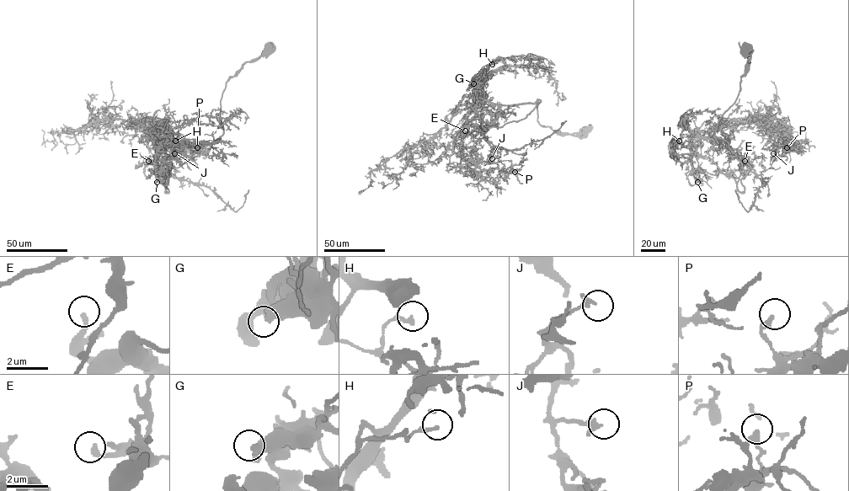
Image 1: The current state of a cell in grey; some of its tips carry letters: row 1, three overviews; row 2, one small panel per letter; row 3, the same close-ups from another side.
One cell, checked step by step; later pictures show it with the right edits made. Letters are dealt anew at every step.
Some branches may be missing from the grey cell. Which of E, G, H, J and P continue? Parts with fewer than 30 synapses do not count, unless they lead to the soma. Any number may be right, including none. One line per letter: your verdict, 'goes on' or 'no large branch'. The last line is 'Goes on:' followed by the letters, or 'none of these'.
E: no large branch
G: no large branch
H: no large branch
J: no large branch
P: no large branch
Goes on: none of these

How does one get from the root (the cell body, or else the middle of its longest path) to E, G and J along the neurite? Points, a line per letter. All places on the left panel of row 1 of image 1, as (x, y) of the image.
E: (269, 50), (245, 62), (226, 82), (221, 100), (223, 133), (217, 141), (177, 146), (162, 167), (148, 161)
G: (269, 50), (245, 62), (226, 82), (221, 100), (223, 133), (217, 141), (162, 141), (166, 153), (157, 182)
J: (269, 50), (226, 82), (221, 100), (223, 133), (217, 141), (173, 143), (146, 117), (146, 133), (174, 153)

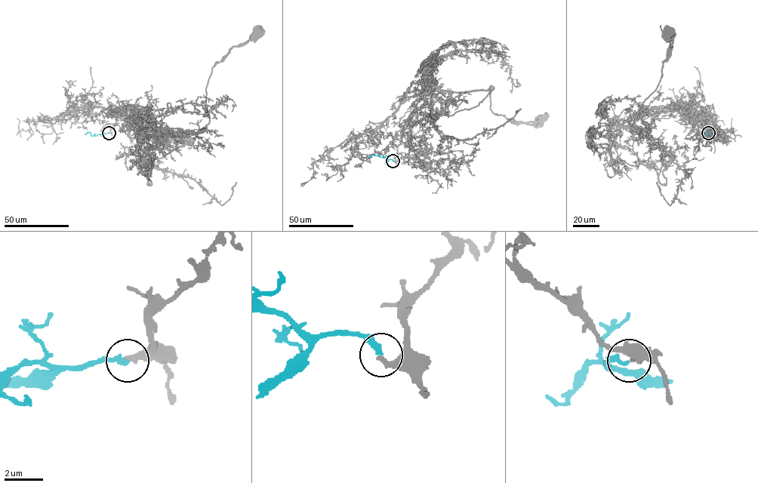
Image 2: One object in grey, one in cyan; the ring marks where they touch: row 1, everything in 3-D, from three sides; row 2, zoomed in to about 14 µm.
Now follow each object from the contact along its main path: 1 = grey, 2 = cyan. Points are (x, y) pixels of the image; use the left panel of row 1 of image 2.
1: (109, 133), (116, 113), (130, 108), (157, 132), (201, 132), (209, 121), (211, 69), (257, 33)
2: (109, 133), (90, 136), (90, 132), (84, 134)

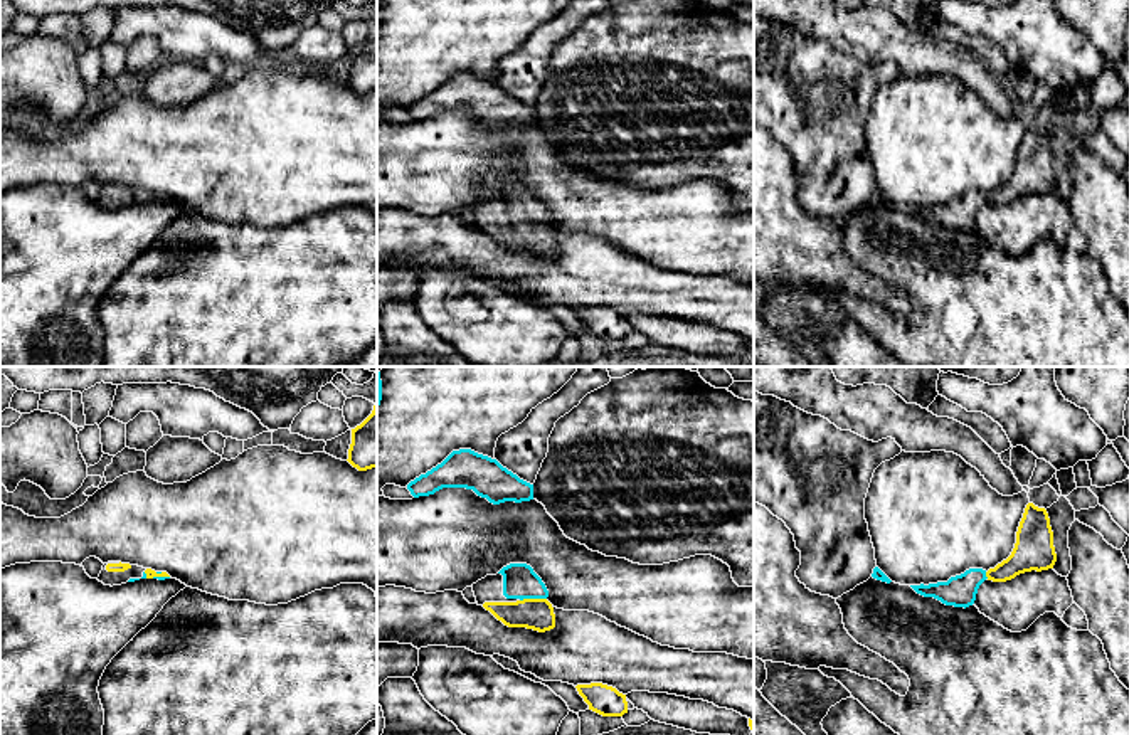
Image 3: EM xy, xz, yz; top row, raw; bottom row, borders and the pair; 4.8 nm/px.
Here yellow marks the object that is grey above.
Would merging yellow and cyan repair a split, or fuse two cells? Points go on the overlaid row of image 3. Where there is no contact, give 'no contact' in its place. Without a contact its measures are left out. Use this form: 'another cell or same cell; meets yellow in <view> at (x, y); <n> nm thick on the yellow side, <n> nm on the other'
same cell; meets yellow in xz at (532, 599); 150 nm thick on the yellow side, 160 nm on the other

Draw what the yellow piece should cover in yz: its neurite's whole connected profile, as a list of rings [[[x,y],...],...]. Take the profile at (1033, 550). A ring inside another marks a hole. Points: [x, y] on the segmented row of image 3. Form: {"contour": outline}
{"contour": [[[1028,503],[1016,531],[1016,543],[1011,555],[988,572],[969,568],[947,582],[929,585],[910,585],[924,597],[934,597],[946,605],[969,607],[976,600],[979,585],[988,579],[1006,582],[1025,572],[1042,572],[1053,568],[1057,553],[1053,547],[1053,531],[1045,508]]]}

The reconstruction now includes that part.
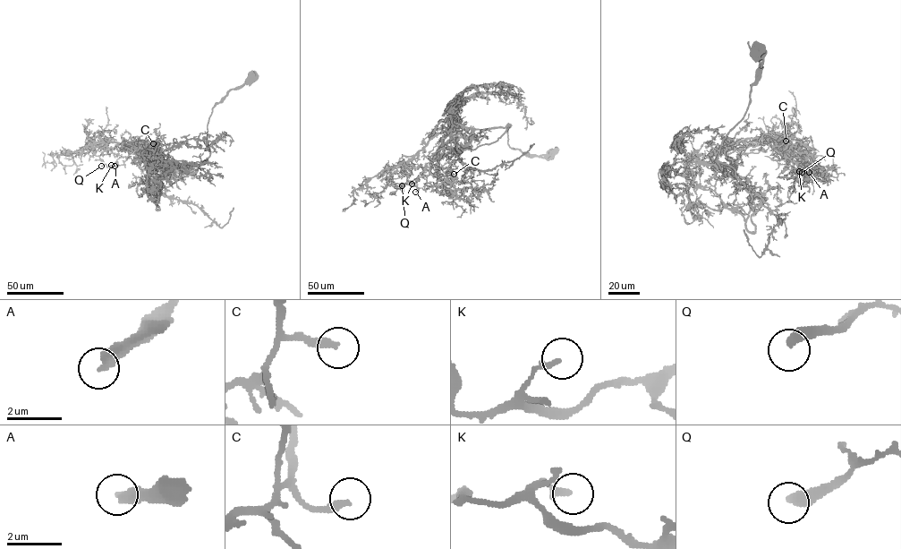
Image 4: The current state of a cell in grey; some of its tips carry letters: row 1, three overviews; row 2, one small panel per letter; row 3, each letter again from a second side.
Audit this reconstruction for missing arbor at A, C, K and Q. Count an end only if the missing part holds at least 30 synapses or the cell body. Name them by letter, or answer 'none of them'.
C

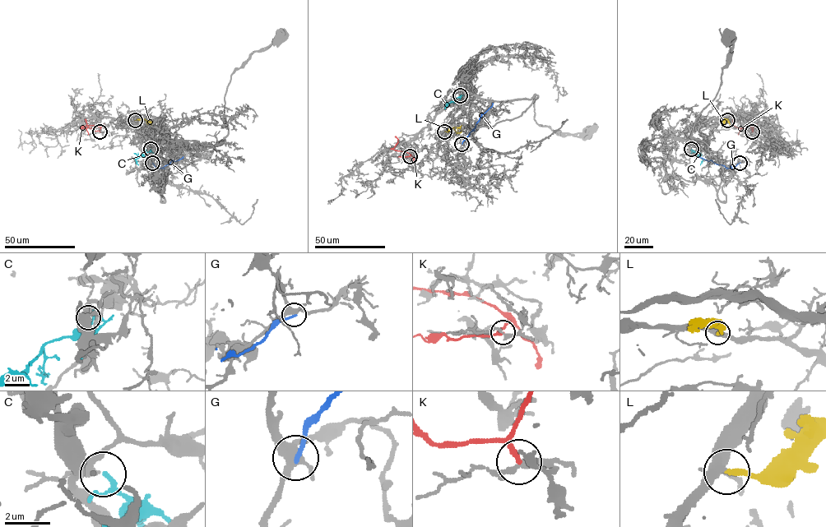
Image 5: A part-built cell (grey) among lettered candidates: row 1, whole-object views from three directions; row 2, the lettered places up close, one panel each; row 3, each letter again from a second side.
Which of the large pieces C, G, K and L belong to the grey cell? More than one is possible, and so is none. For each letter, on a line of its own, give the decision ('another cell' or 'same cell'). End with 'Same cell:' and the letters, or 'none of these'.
C: same cell
G: another cell
K: another cell
L: same cell
Same cell: C, L

